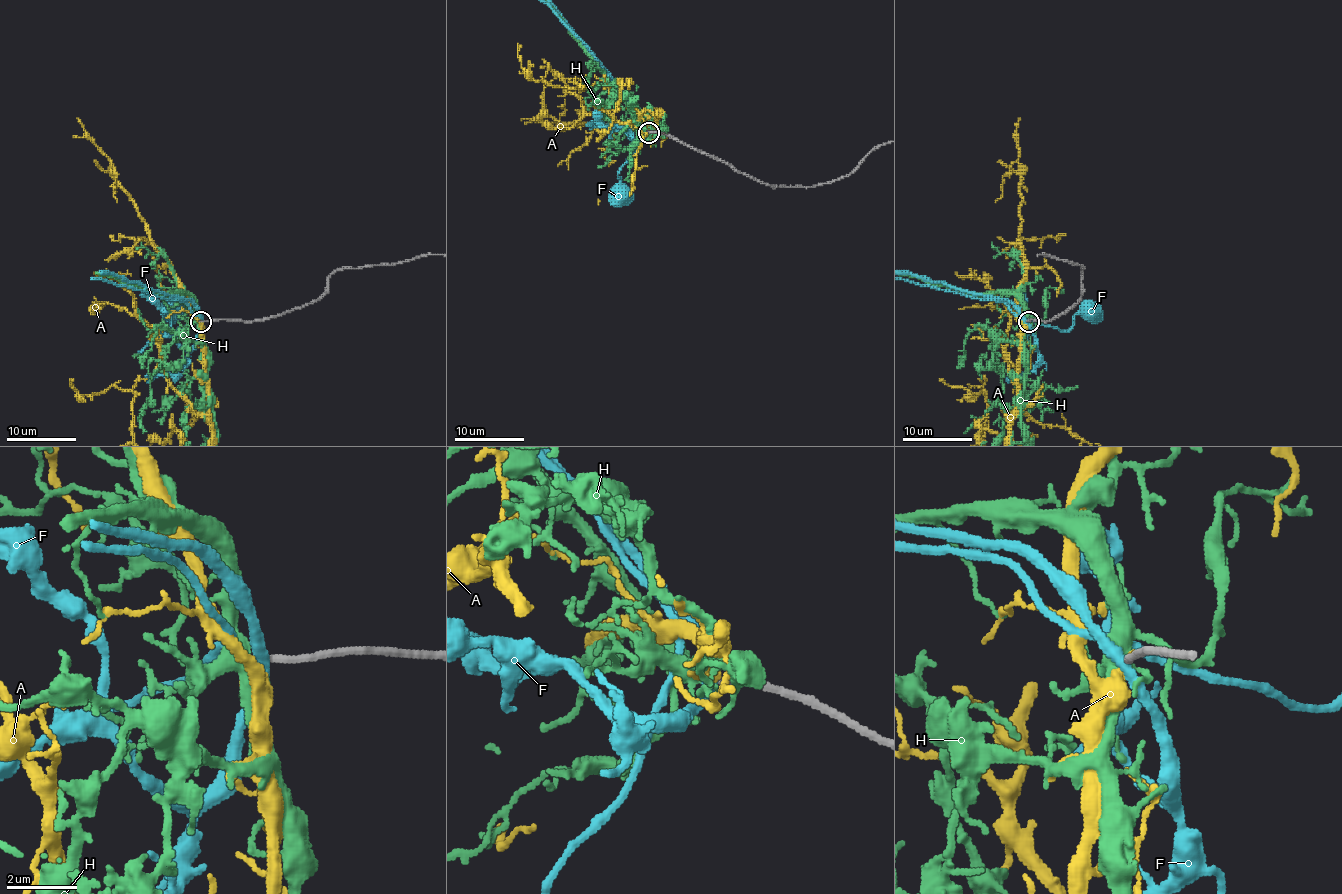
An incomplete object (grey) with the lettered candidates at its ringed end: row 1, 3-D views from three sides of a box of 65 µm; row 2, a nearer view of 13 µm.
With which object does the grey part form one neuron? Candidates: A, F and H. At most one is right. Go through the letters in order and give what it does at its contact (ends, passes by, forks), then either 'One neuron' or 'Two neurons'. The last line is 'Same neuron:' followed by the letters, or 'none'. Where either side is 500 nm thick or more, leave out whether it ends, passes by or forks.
A: It passes by. Two neurons
F: It passes by. Two neurons
H: It forks there. One neuron
Same neuron: H

